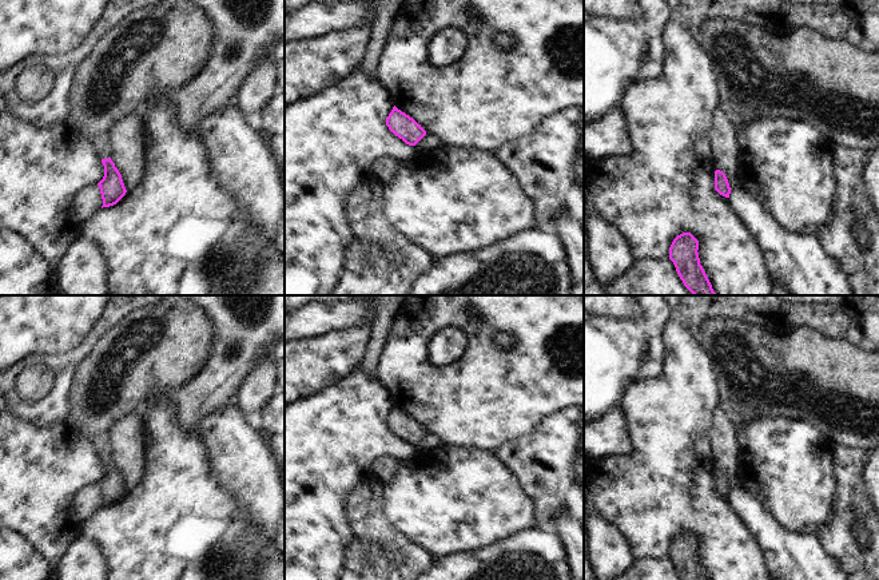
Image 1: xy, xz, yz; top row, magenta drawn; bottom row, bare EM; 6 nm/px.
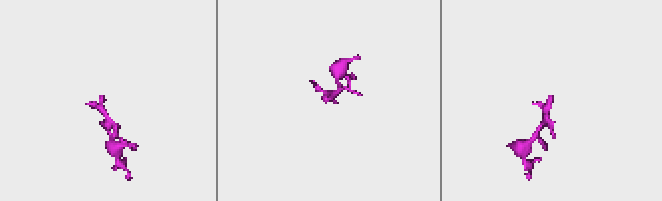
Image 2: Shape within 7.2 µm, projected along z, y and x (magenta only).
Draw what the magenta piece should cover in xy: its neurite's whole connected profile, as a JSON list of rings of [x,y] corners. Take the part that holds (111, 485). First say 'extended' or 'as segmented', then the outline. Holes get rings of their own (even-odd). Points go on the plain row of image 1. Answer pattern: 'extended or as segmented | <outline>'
extended | [[[163,295],[158,303],[134,310],[114,323],[79,364],[68,392],[68,424],[85,434],[102,457],[104,476],[98,482],[102,508],[116,504],[127,492],[110,457],[111,426],[134,414],[152,394],[170,394],[191,381],[204,368],[212,345],[212,322],[207,313],[184,295]]]

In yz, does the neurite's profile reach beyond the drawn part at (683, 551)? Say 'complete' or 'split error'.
complete

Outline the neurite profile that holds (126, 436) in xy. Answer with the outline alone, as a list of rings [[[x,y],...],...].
[[[127,414],[110,429],[111,460],[119,469],[127,490],[132,489],[143,473],[144,434],[139,416]]]

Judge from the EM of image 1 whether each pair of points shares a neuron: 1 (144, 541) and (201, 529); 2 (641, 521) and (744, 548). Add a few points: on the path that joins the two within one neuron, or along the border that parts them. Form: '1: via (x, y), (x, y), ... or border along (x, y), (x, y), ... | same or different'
1: via (158, 541), (182, 541), (187, 537) | same
2: via (667, 521), (708, 521), (719, 532) | same

